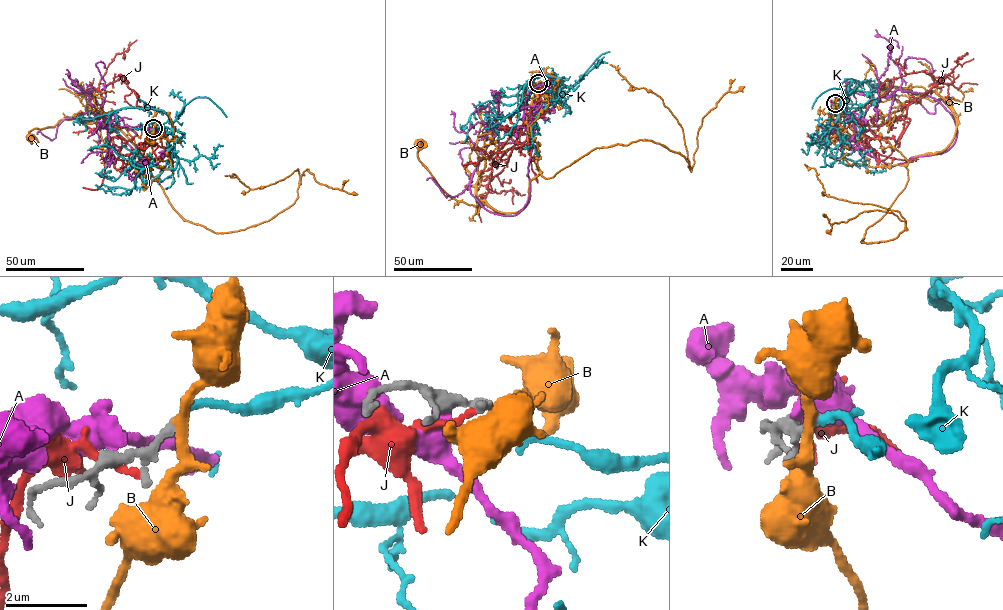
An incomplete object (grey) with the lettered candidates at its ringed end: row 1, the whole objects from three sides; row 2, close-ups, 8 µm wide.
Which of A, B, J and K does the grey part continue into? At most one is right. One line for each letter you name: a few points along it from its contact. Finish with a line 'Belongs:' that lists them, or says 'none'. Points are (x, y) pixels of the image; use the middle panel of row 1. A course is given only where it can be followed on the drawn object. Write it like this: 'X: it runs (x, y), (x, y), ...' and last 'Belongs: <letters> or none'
K: it runs (538, 83), (557, 89), (563, 83), (537, 74), (518, 92), (514, 114), (488, 119), (496, 124)
Belongs: K

